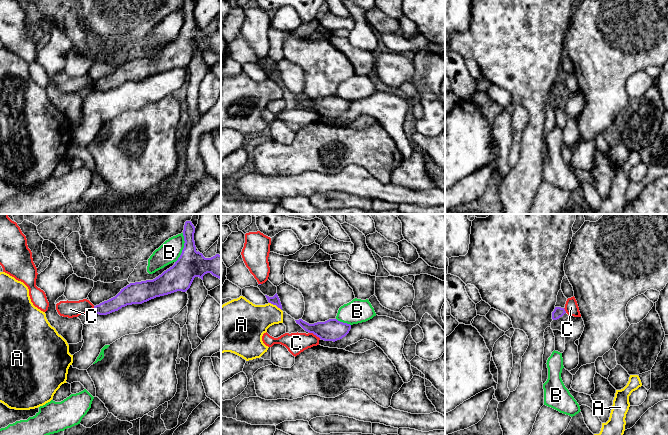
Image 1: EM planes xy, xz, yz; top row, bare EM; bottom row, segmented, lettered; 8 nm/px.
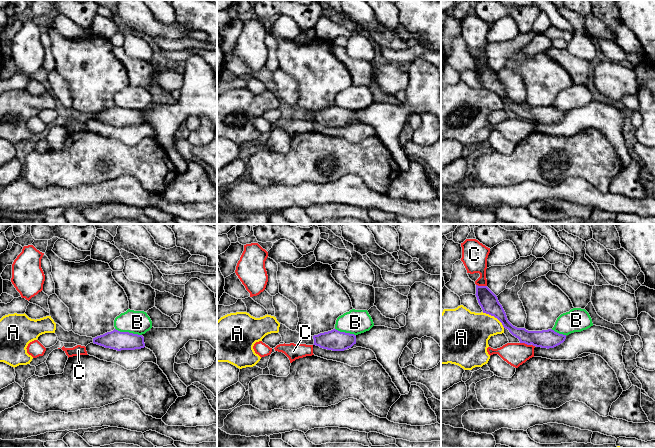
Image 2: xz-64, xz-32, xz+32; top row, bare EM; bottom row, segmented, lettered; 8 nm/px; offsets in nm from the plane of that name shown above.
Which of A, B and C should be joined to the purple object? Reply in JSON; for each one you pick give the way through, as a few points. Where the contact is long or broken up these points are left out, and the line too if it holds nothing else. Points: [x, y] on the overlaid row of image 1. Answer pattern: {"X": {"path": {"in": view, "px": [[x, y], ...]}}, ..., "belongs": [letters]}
{"belongs": []}

